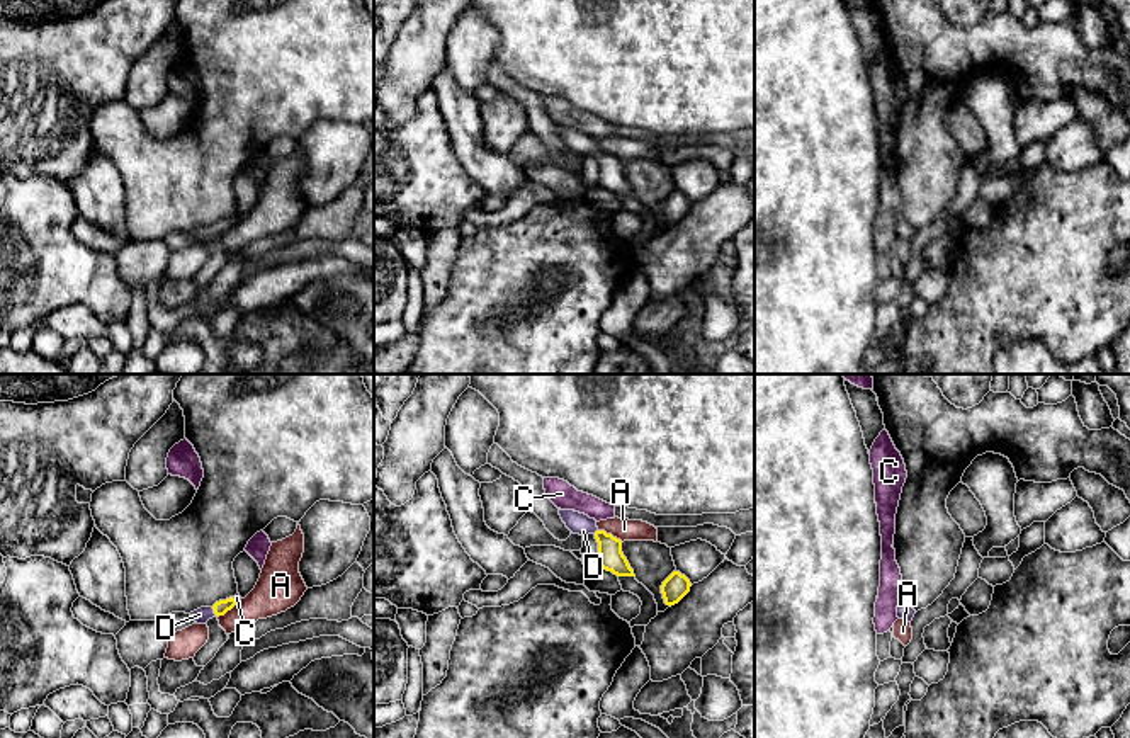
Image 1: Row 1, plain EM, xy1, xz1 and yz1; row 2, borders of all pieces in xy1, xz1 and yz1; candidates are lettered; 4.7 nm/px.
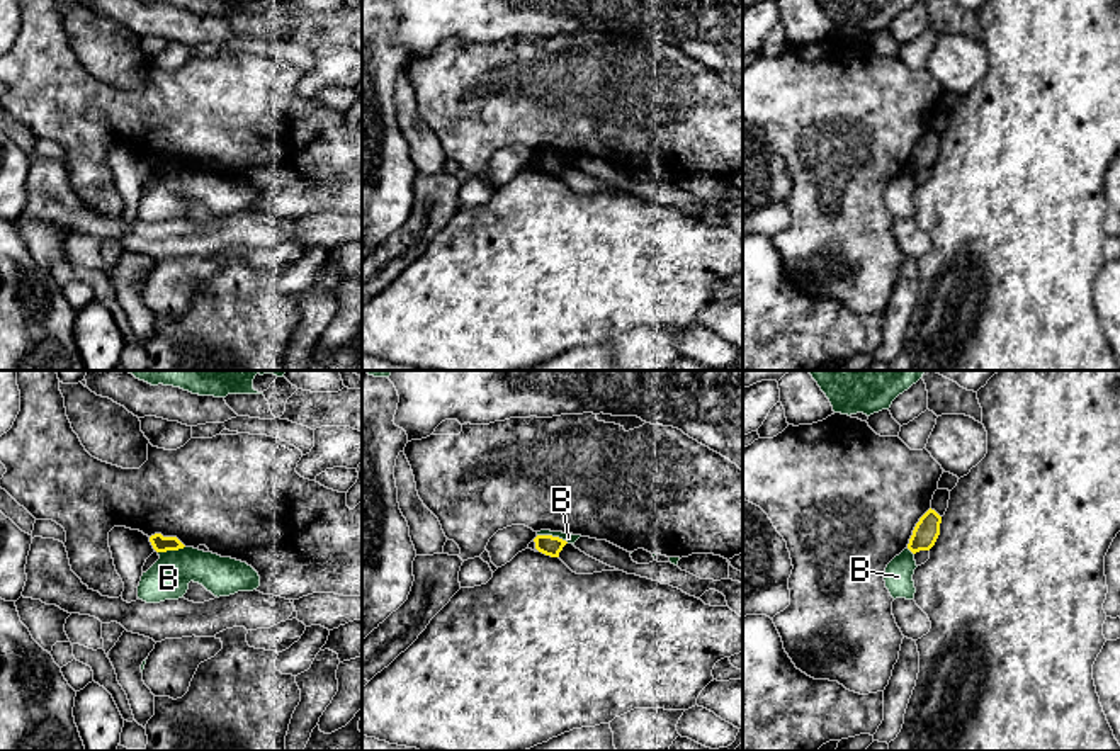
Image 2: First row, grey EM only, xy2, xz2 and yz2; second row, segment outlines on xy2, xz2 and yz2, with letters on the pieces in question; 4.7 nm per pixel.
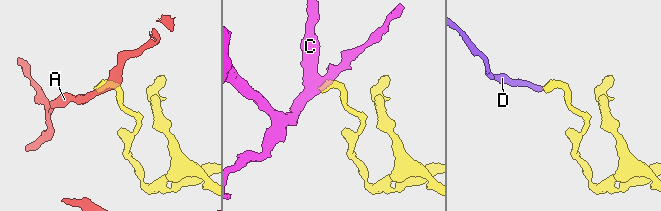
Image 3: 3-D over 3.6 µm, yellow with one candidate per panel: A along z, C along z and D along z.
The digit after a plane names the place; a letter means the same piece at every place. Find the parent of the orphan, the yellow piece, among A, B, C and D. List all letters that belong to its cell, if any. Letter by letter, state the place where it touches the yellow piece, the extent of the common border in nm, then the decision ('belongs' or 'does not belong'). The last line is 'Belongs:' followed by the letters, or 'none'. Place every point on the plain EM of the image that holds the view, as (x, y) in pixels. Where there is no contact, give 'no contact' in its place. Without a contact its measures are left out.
A: xz1 (610, 153) | 130 nm | does not belong
B: xz2 (551, 155) | 160 nm | does not belong
C: xy1 (235, 220) | 40 nm | does not belong
D: xy1 (214, 230) | 50 nm | belongs
Belongs: D

